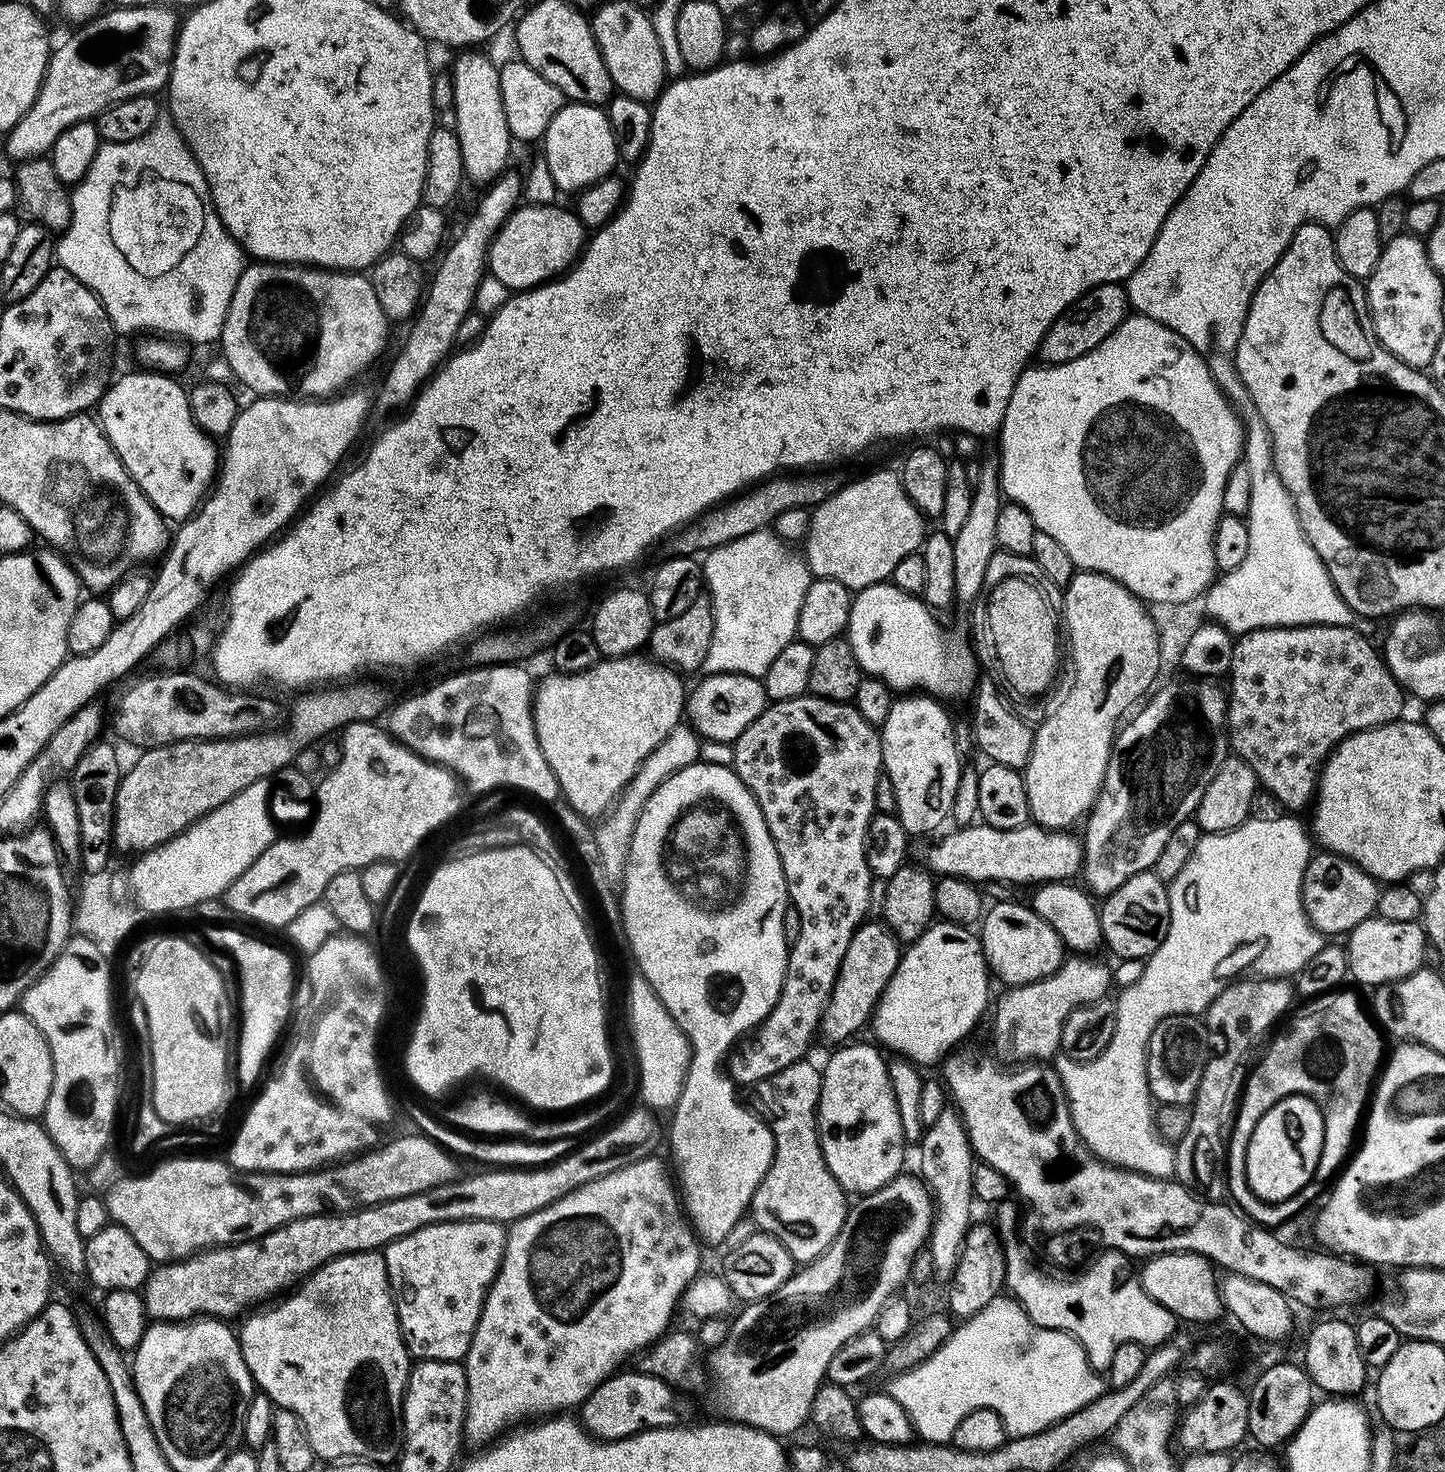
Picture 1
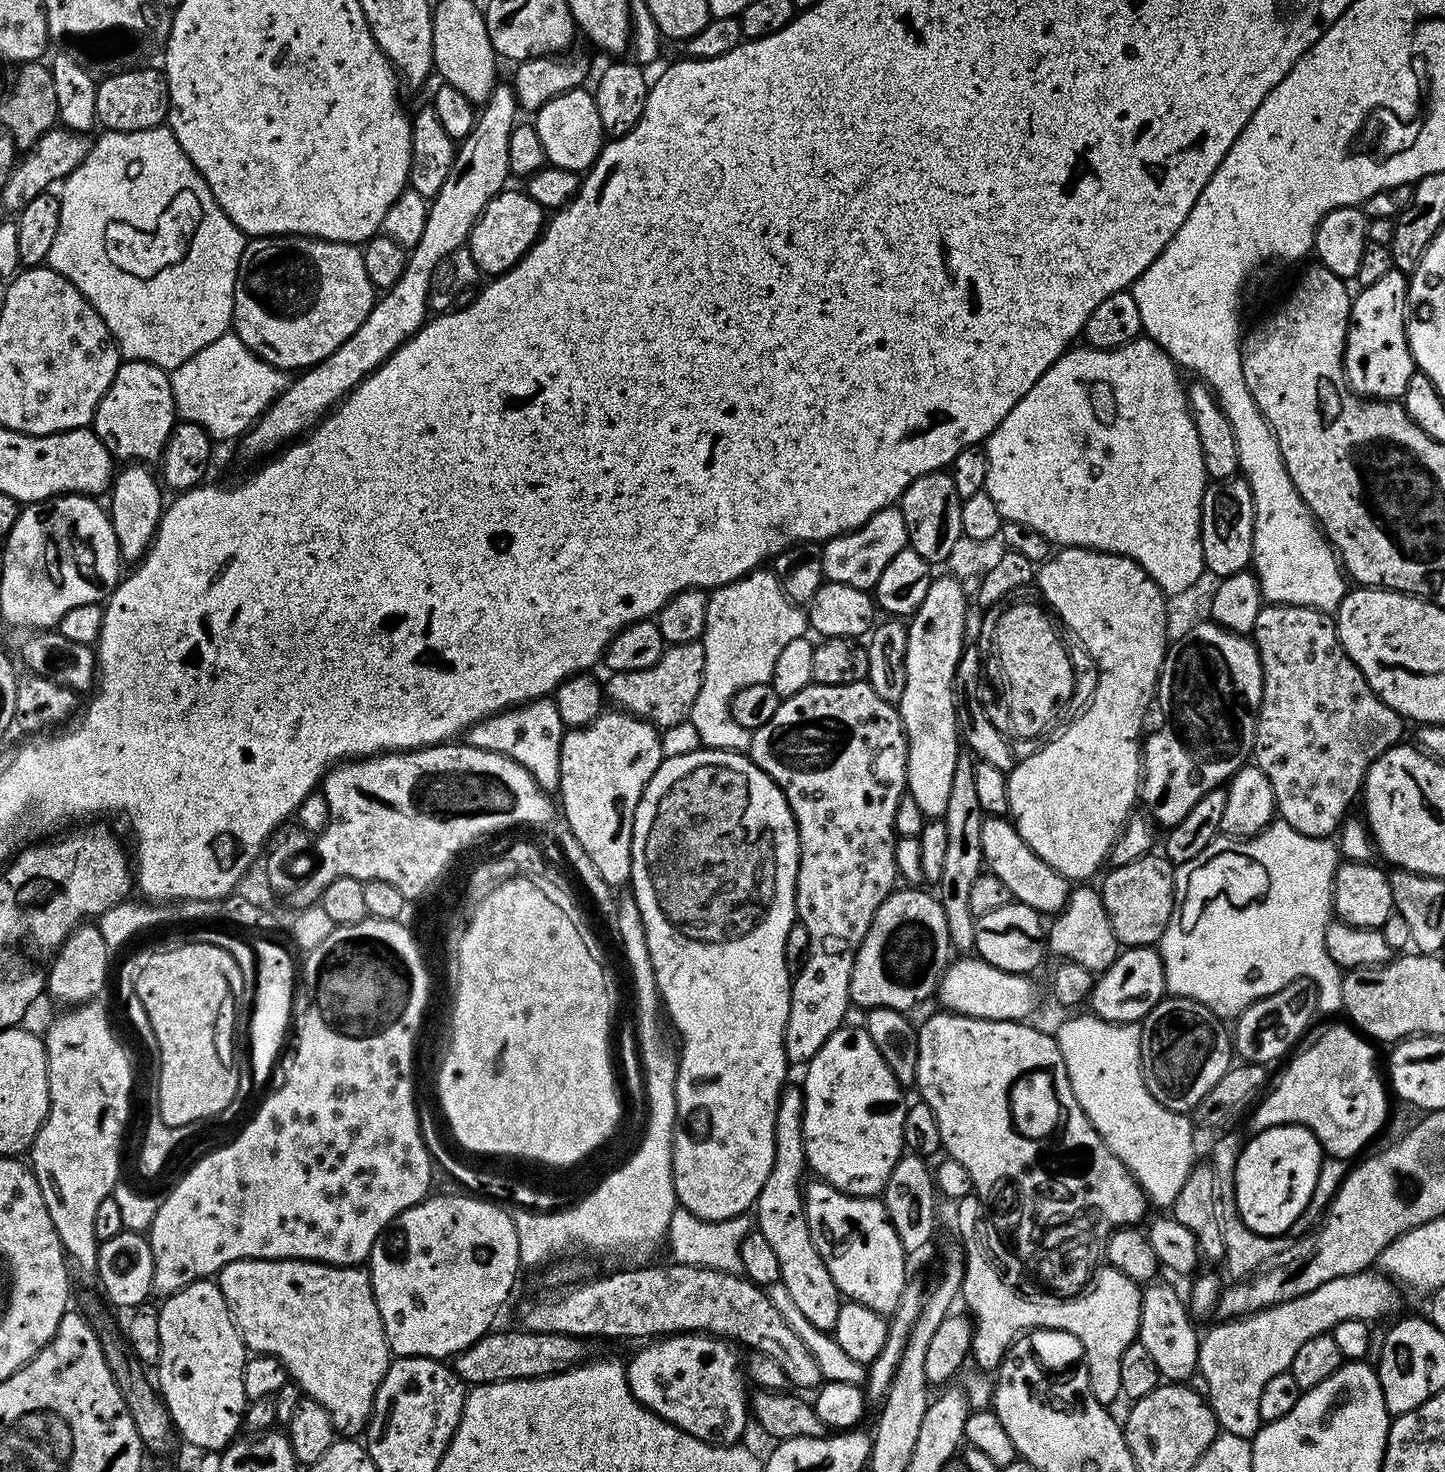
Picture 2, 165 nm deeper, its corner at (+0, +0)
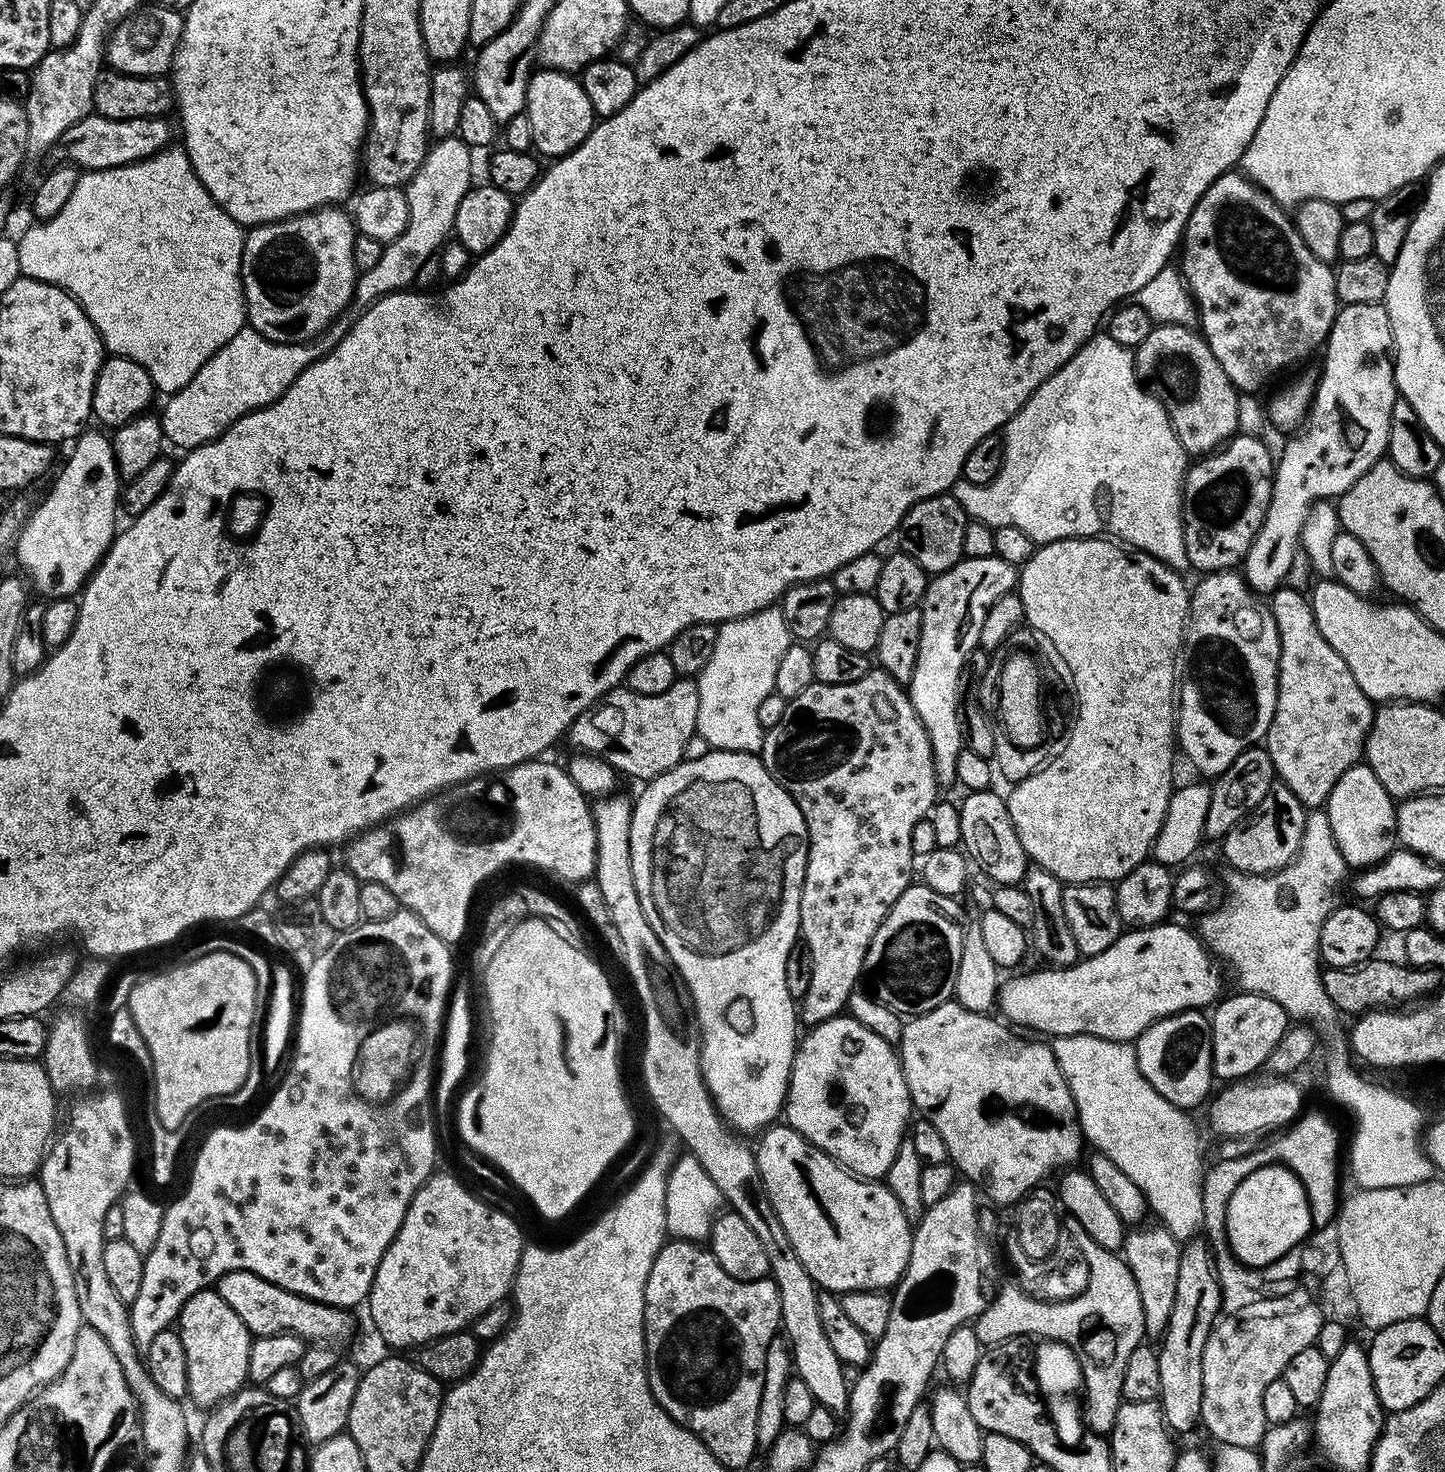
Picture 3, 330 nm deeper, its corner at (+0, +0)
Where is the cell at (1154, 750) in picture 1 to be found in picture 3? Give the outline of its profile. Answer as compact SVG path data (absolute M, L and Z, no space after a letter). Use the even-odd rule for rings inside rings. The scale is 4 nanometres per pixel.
M1236 570L1209 572L1199 577L1200 585L1193 587L1190 592L1188 606L1188 626L1184 634L1182 645L1182 659L1178 664L1178 707L1176 709L1176 739L1181 753L1188 755L1188 760L1201 772L1201 777L1215 778L1224 773L1226 766L1238 758L1247 748L1259 745L1267 737L1268 727L1274 718L1274 710L1278 702L1278 662L1280 661L1280 639L1278 626L1272 617L1271 607L1264 604L1259 595L1253 592L1251 586L1245 582L1243 575Z

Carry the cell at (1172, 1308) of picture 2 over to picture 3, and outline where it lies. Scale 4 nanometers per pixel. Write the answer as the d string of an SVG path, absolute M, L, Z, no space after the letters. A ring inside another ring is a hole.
M1136 1226L1124 1237L1122 1255L1128 1263L1134 1282L1138 1282L1138 1298L1142 1298L1142 1318L1145 1337L1163 1337L1170 1322L1170 1310L1174 1310L1174 1294L1178 1290L1178 1266L1180 1265L1181 1241L1171 1236L1164 1226Z

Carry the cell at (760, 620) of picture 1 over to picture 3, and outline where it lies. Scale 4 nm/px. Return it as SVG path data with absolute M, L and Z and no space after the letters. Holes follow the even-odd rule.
M779 607L763 608L749 616L737 620L727 620L717 627L718 642L714 642L714 655L706 662L706 670L702 670L696 680L698 686L698 722L696 731L706 738L709 749L721 752L759 753L764 745L766 729L758 722L758 705L776 690L774 677L778 670L778 662L782 654L793 644L790 630L786 626L786 618Z

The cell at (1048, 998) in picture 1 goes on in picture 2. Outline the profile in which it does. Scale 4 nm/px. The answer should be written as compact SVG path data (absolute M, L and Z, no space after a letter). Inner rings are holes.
M1076 886L1068 893L1068 902L1061 912L1055 913L1053 924L1046 928L1046 948L1061 961L1086 966L1094 974L1108 969L1116 961L1122 951L1122 945L1116 940L1114 926L1110 926L1110 918L1106 914L1106 906L1102 902L1099 891L1092 886Z

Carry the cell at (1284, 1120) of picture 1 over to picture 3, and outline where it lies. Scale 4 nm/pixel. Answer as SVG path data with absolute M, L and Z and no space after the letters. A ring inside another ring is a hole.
M1268 1164L1264 1168L1254 1168L1234 1190L1230 1198L1229 1209L1226 1210L1224 1232L1228 1236L1228 1244L1232 1247L1231 1255L1246 1267L1264 1268L1291 1250L1313 1231L1311 1206L1308 1204L1306 1190L1302 1182L1288 1167L1283 1164Z

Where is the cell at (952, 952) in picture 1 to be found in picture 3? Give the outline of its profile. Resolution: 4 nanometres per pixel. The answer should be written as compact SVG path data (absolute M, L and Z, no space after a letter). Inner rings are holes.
M1172 923L1125 931L1114 942L1114 946L1106 946L1106 950L1098 954L1081 958L1069 968L1046 966L1042 972L1028 972L1013 980L1005 979L1000 985L998 997L999 1011L1004 1011L1003 1019L1013 1025L1021 1024L1024 1028L1045 1032L1048 1038L1097 1036L1107 1040L1132 1042L1155 1020L1172 1016L1175 1012L1204 1010L1215 1005L1221 995L1220 976L1212 965L1213 957L1205 941L1195 931L1187 932L1182 925Z

